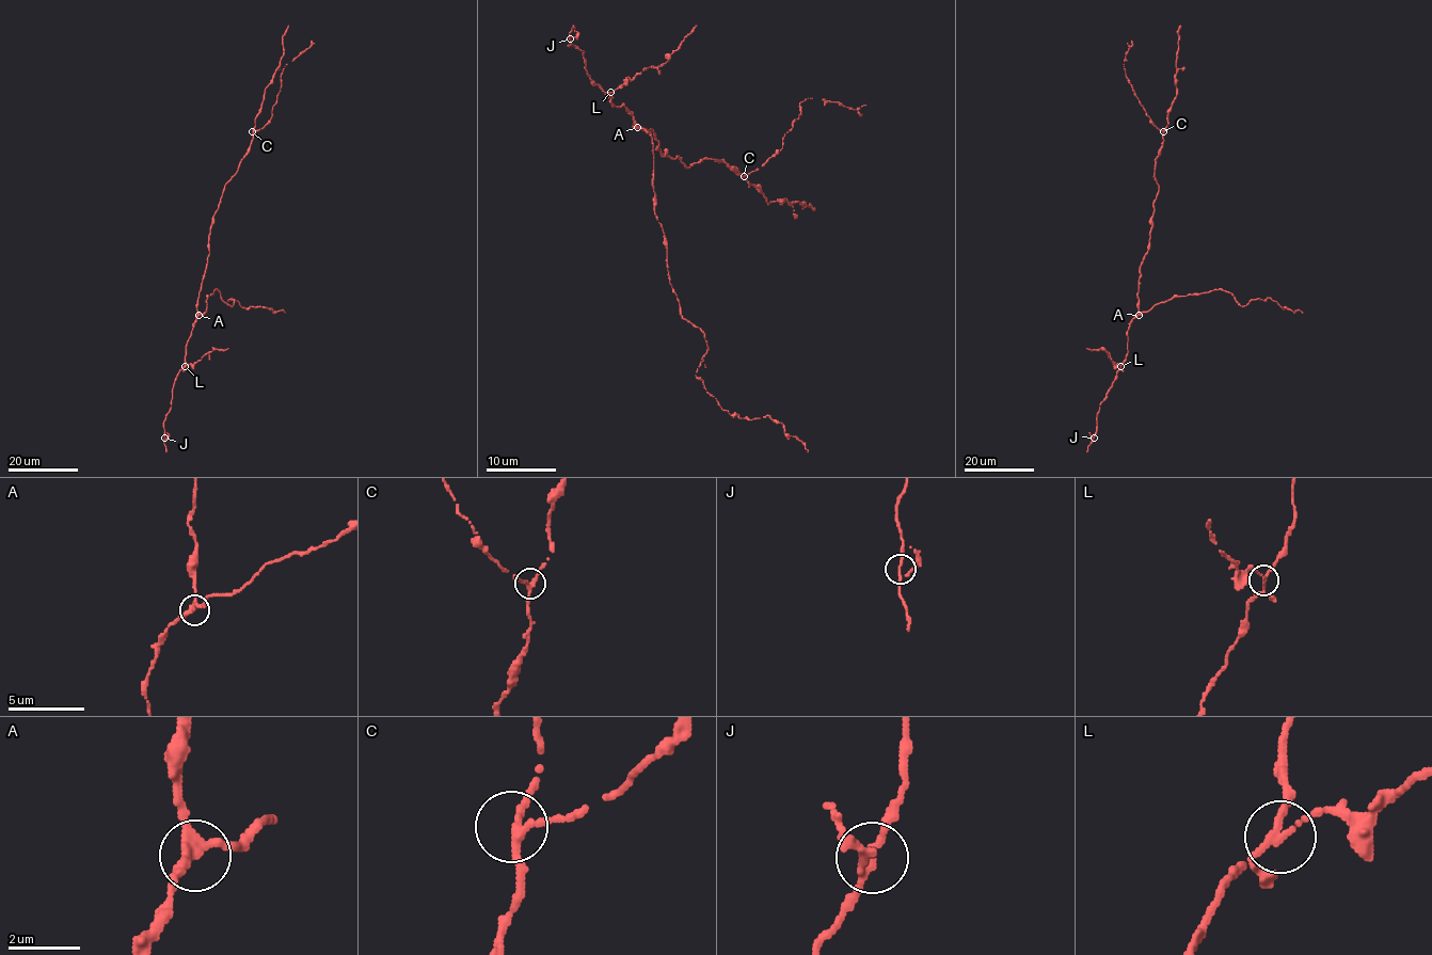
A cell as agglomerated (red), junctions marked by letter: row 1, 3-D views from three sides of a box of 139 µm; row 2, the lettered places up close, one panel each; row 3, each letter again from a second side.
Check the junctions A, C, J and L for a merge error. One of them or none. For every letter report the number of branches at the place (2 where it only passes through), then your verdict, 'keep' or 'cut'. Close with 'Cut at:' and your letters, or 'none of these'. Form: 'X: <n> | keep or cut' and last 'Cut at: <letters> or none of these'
A: 3 | keep
C: 3 | keep
J: 3 | keep
L: 3 | cut
Cut at: L

